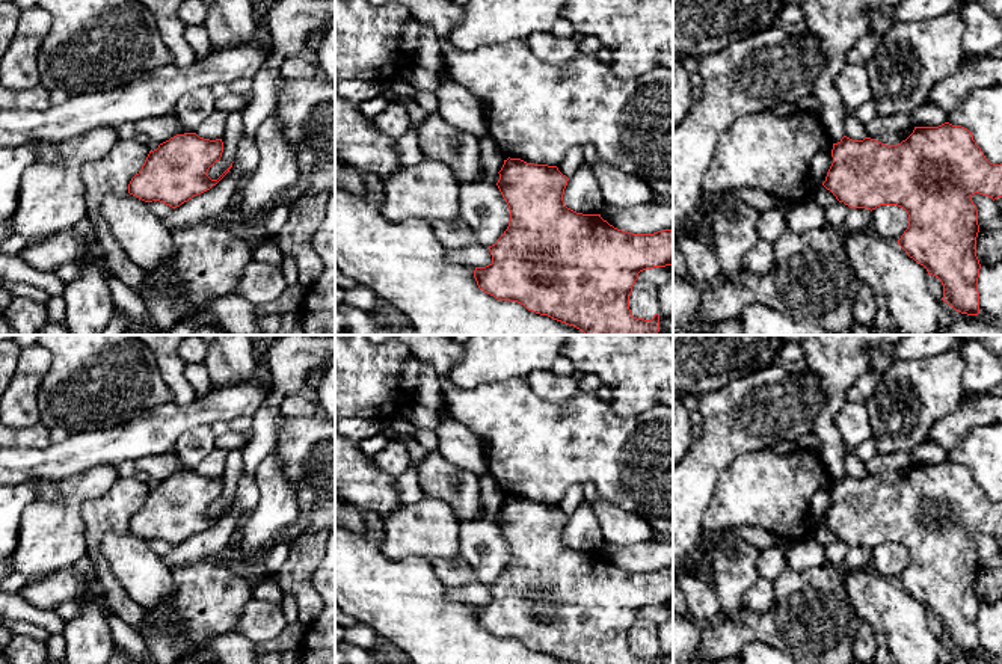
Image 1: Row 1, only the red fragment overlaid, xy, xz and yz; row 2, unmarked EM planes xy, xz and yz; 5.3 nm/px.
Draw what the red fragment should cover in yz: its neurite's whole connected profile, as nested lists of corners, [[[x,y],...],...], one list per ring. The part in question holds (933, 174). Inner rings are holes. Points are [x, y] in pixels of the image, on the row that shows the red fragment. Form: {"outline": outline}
{"outline": [[[949,122],[939,127],[914,127],[913,133],[898,145],[886,145],[871,137],[853,140],[844,136],[838,143],[833,143],[831,157],[833,163],[822,186],[850,208],[868,208],[871,211],[880,205],[904,208],[908,214],[908,226],[898,244],[910,258],[924,266],[928,275],[940,279],[943,302],[961,314],[978,315],[981,264],[976,257],[976,237],[979,225],[972,196],[979,193],[993,201],[1002,198],[1002,163],[990,163],[973,140],[972,131]]]}

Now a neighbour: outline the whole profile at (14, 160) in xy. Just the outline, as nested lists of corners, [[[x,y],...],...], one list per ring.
[[[32,143],[0,148],[0,222],[14,216],[23,174],[35,161],[36,151]]]

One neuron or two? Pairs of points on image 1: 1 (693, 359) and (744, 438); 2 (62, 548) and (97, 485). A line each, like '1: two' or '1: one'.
1: two
2: one

